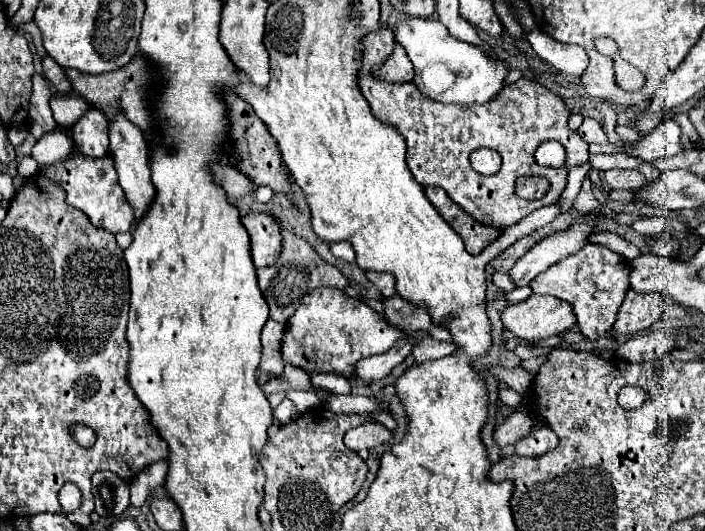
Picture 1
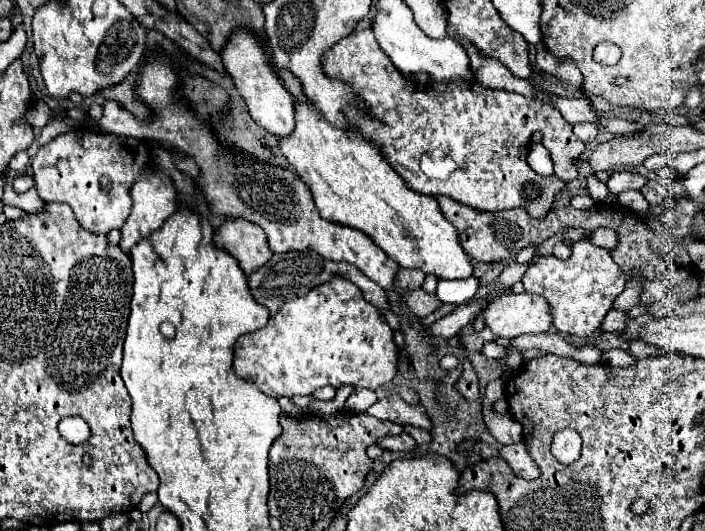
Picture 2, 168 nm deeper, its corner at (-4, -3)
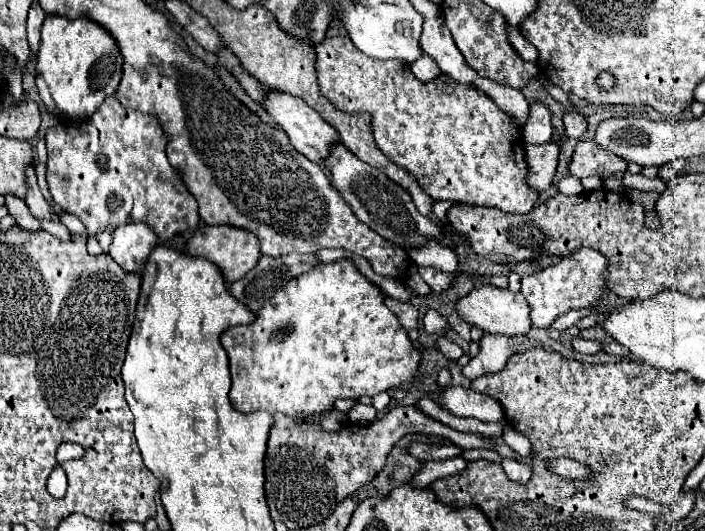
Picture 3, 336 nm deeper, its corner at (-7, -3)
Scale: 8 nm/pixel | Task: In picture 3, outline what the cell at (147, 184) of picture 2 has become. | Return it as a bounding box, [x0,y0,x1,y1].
[107,223,157,275]

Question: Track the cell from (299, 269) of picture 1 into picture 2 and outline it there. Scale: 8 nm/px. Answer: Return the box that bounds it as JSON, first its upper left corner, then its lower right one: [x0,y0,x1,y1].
[248,251,388,315]

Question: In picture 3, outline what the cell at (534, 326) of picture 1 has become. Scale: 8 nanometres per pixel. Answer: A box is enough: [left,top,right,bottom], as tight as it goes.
[455,285,531,337]

